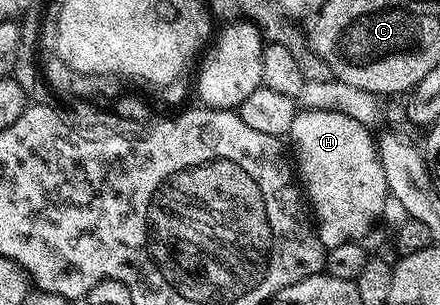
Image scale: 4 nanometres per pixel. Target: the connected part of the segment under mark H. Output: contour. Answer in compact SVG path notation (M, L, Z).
M299 110L293 118L289 133L293 164L326 249L341 246L341 242L362 241L363 235L375 223L379 224L383 215L389 193L385 170L381 170L377 140L374 135L371 137L370 130L368 125L349 114L329 110Z

